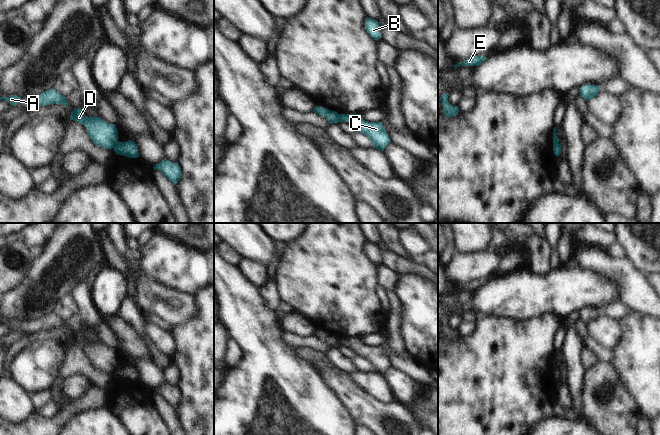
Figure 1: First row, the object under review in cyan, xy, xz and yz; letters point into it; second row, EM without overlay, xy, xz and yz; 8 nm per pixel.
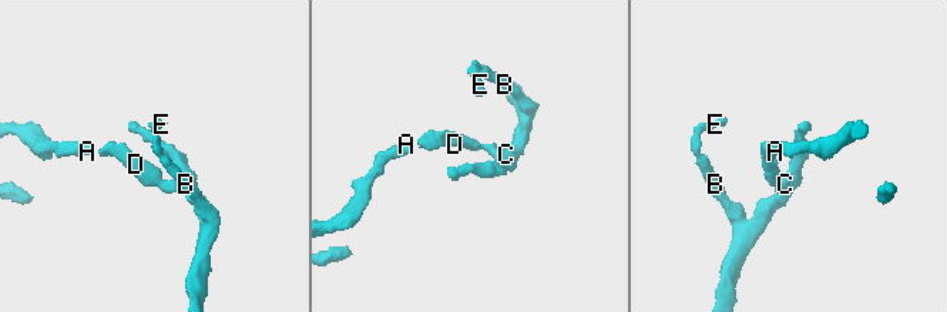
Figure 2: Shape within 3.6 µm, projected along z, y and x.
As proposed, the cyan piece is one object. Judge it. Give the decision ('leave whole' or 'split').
split

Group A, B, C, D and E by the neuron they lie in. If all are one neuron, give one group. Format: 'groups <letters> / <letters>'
groups A D / B C E

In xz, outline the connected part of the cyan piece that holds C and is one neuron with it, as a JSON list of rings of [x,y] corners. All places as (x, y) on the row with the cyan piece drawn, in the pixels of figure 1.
[[[340,114],[339,121],[351,124],[355,131],[366,135],[373,148],[383,151],[391,143],[382,122],[367,122],[361,114]]]

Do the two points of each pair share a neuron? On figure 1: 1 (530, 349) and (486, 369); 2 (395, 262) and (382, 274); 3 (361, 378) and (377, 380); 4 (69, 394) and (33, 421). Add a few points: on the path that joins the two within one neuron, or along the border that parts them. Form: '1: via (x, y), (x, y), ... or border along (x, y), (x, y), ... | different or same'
1: via (519, 353), (503, 369), (497, 369) | same
2: border along (380, 262), (397, 274) | different
3: via (365, 380), (373, 380) | same
4: border along (85, 391), (77, 399), (63, 400) | different

